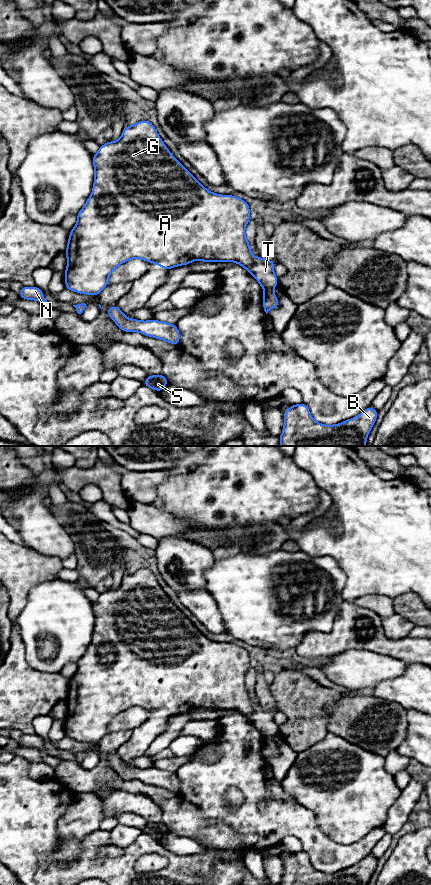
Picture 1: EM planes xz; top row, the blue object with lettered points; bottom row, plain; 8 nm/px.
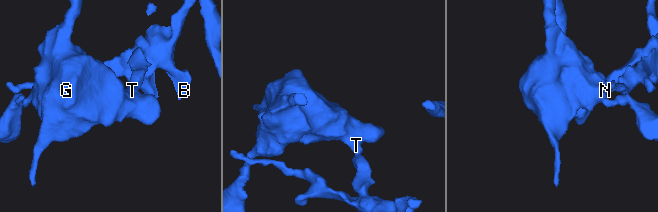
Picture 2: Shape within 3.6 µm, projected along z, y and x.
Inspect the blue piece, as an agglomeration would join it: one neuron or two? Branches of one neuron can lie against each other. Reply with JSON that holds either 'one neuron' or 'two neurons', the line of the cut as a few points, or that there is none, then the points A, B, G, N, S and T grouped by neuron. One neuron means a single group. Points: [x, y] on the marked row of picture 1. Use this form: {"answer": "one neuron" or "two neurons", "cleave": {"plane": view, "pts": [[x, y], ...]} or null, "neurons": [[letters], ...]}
{"answer": "two neurons", "cleave": {"plane": "xz", "pts": [[264, 289], [271, 290]]}, "neurons": [["A", "G", "T"], ["B", "N", "S"]]}

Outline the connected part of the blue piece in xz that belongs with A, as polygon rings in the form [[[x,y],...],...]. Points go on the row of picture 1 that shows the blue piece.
[[[142,120],[132,126],[125,126],[118,141],[108,141],[99,147],[98,152],[92,156],[95,169],[92,194],[87,199],[83,208],[76,214],[77,223],[70,231],[68,245],[65,250],[67,267],[65,270],[65,288],[79,294],[98,296],[108,285],[111,272],[130,259],[142,259],[152,264],[159,264],[162,269],[169,270],[173,267],[188,265],[195,259],[203,262],[236,262],[244,267],[262,286],[263,290],[273,290],[278,285],[278,278],[274,274],[274,260],[265,260],[260,256],[251,254],[250,243],[245,237],[245,227],[250,221],[250,207],[242,198],[233,195],[221,195],[207,190],[189,171],[178,161],[165,146],[153,124]]]

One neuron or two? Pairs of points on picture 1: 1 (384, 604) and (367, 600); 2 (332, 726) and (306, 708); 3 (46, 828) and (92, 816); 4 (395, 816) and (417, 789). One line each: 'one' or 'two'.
1: one
2: two
3: two
4: one

